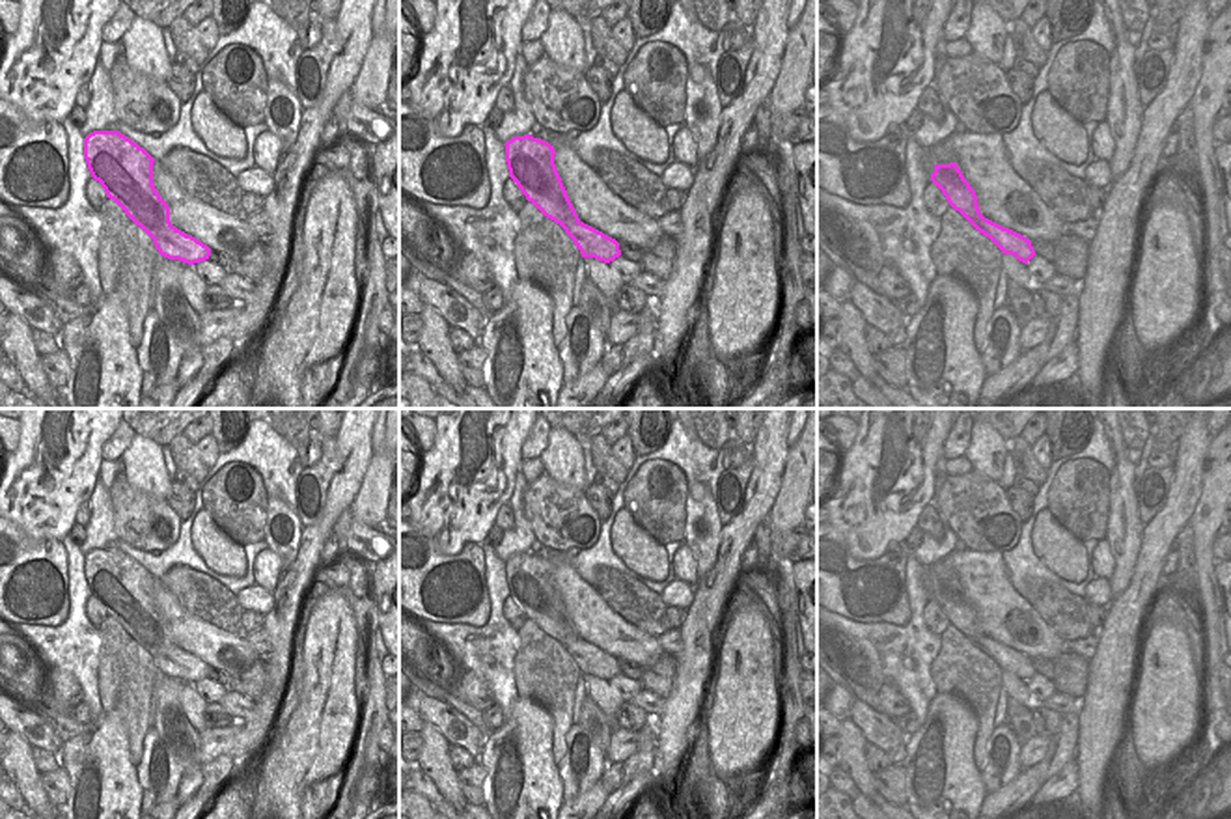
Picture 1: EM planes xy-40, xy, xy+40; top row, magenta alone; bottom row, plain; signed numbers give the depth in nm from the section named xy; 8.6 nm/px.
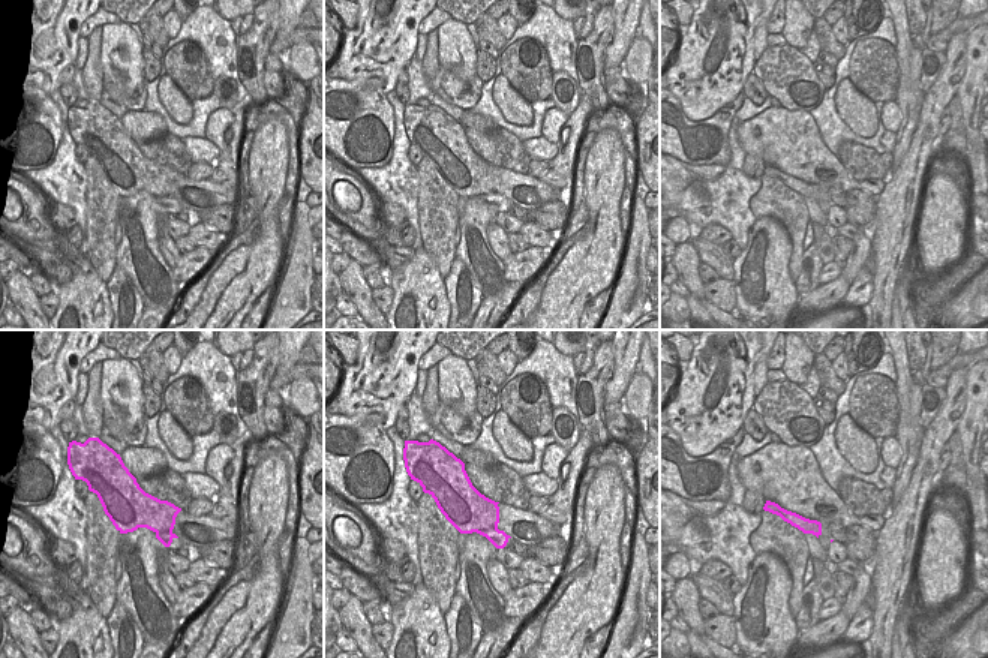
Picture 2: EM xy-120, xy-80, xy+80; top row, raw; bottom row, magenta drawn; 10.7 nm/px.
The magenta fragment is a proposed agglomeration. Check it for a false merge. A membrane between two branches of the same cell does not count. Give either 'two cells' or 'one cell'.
two cells

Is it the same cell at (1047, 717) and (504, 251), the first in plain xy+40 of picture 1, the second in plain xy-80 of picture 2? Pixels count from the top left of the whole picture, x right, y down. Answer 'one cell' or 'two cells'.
two cells

